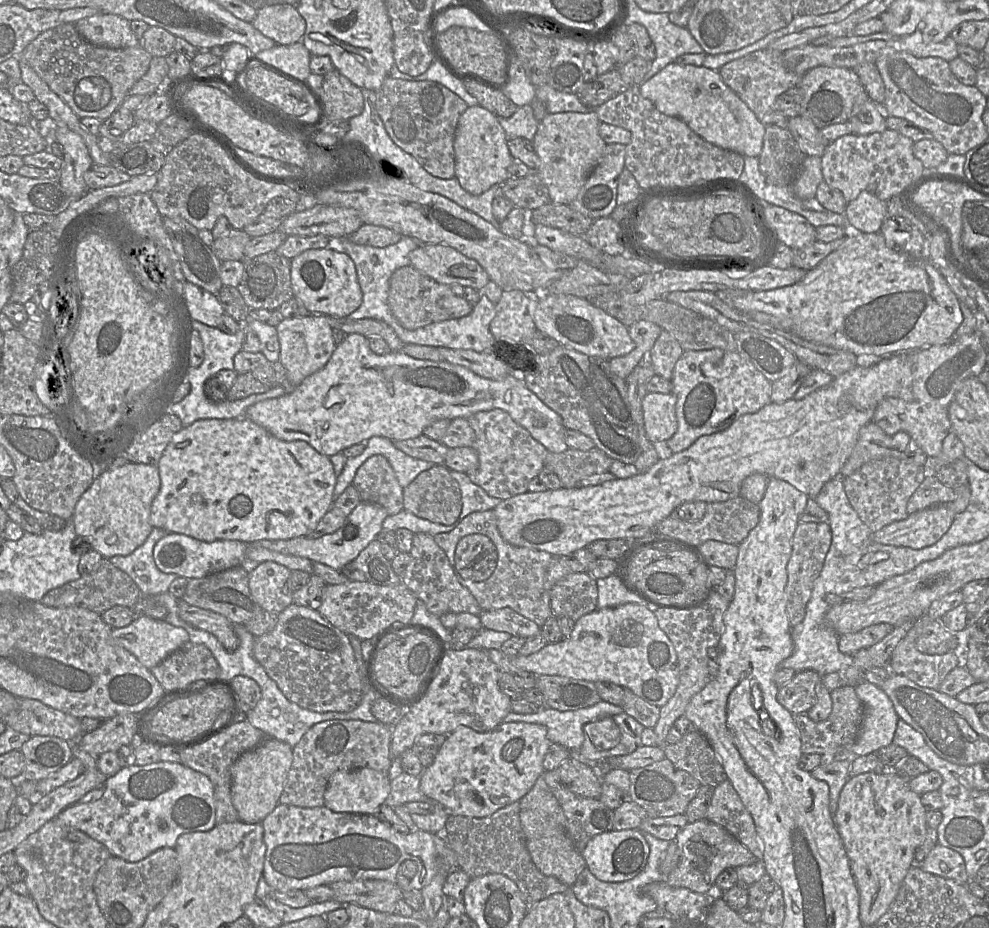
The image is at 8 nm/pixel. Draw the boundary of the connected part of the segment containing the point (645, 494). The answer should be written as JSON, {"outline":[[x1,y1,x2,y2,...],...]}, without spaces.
{"outline":[[906,354,880,357,884,358,875,364,857,365,834,377,830,384,801,400,792,398,786,402,769,403,758,412,744,414,728,428,703,435,689,448,660,458,646,472,592,486,527,491,502,500,493,509,498,530,511,545,546,551,553,557,561,557,585,548,596,540,643,538,684,502,722,502,740,496,742,481,753,473,787,481,809,498,815,499,828,481,840,477,841,469,857,443,860,429,873,421,879,403,889,397,913,400,913,375]]}

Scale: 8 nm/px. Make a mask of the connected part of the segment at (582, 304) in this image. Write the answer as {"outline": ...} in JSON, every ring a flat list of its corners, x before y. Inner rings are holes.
{"outline":[[542,294,535,300,533,320,538,331,561,345,589,356,612,359,624,356,635,348,628,328,616,318,594,306,589,300,574,295]]}

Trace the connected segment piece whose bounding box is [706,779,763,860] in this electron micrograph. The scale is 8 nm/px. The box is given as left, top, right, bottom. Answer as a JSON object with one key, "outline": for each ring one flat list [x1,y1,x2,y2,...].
{"outline":[[729,779,714,788,706,819,724,827,749,849,757,860,763,860,762,845,754,820]]}

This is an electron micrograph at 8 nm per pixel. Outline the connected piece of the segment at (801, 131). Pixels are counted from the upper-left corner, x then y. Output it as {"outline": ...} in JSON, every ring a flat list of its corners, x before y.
{"outline":[[797,115,788,120,787,129,806,156,821,157,823,155,828,144,822,137,820,129,812,121]]}

